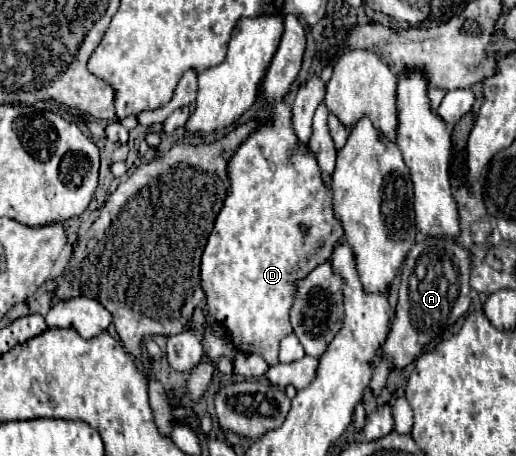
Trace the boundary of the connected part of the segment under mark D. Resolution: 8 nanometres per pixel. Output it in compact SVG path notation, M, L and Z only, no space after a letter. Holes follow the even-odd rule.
M284 16L280 46L260 84L266 118L228 160L228 196L216 216L200 264L208 314L226 328L238 350L260 354L270 366L278 362L280 340L292 334L288 316L292 300L296 300L296 280L328 262L344 234L316 156L300 144L292 128L292 106L284 100L300 72L304 50L304 28L296 16ZM302 224L308 226L308 232L302 230Z

